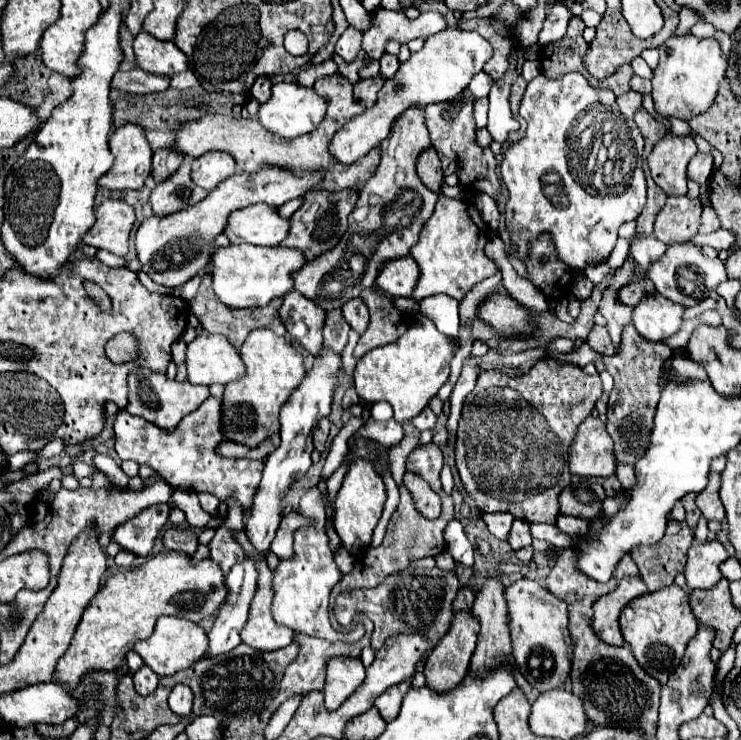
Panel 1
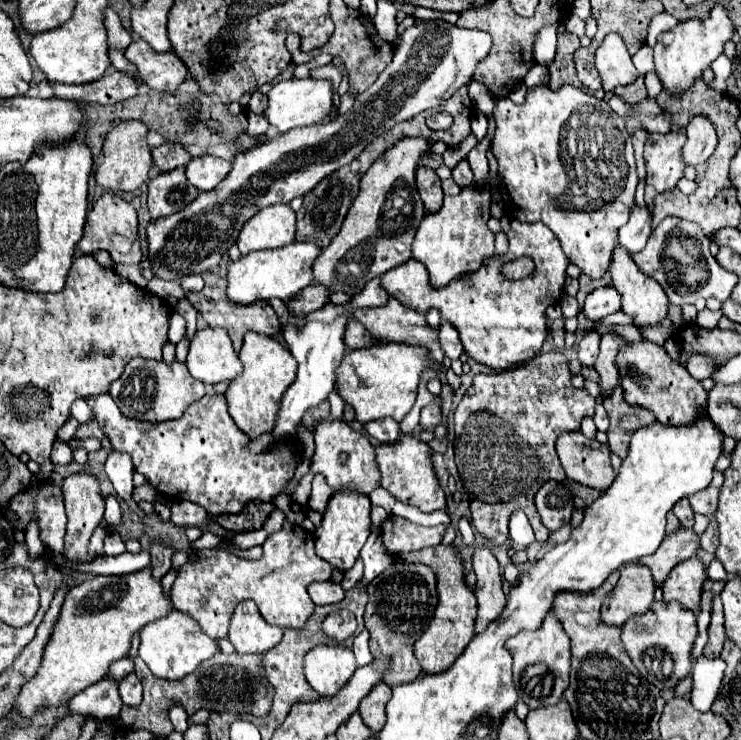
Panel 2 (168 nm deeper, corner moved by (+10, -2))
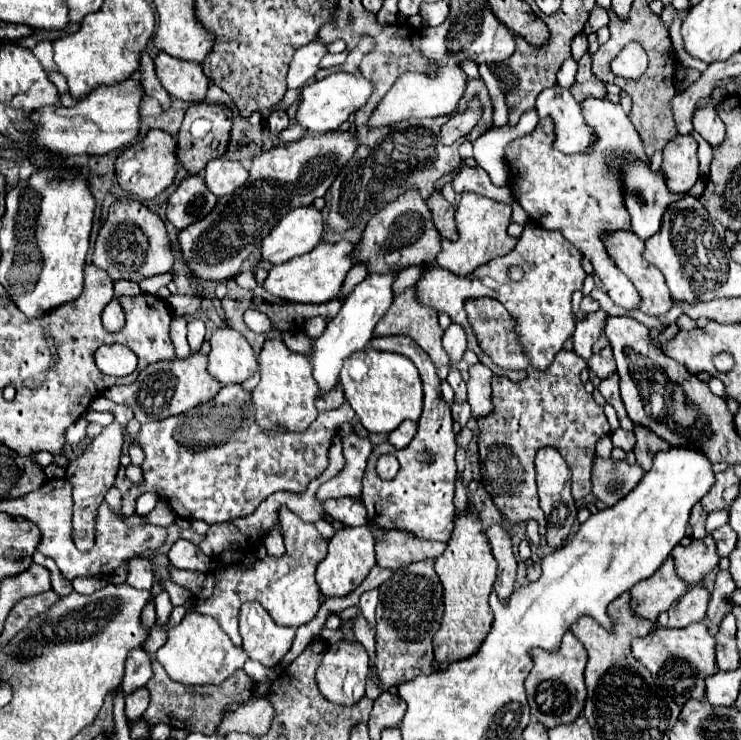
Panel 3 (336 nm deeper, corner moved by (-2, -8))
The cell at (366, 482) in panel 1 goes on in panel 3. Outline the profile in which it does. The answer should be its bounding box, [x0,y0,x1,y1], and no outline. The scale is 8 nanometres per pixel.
[316,526,376,596]

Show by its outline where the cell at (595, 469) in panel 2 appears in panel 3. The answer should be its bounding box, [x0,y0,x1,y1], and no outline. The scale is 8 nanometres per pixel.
[592,456,644,506]

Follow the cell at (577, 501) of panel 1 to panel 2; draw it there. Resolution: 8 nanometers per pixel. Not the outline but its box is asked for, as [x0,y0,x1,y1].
[534,480,574,532]

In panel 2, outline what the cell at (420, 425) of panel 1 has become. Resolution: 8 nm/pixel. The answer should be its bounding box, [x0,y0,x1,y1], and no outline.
[420,404,442,426]

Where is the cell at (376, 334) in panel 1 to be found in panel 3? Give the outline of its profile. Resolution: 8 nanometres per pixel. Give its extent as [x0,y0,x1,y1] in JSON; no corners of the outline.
[374,288,450,368]

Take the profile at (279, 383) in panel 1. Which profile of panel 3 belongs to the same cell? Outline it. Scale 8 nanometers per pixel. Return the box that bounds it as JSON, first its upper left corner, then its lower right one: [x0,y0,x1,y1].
[252,338,318,432]

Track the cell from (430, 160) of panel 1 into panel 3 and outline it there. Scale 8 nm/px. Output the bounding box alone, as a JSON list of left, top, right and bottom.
[428,192,456,238]

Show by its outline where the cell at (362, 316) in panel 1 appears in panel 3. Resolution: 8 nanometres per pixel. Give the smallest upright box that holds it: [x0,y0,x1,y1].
[362,336,458,542]

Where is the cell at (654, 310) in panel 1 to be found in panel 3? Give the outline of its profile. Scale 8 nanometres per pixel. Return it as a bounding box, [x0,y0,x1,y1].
[606,232,672,316]

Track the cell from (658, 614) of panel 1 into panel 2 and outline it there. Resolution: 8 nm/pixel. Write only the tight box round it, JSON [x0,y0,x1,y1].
[622,602,696,700]

